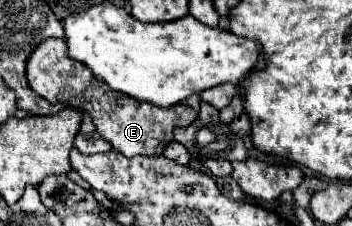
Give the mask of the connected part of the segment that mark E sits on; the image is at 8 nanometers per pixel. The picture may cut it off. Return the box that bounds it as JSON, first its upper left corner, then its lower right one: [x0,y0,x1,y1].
[25,40,197,156]

